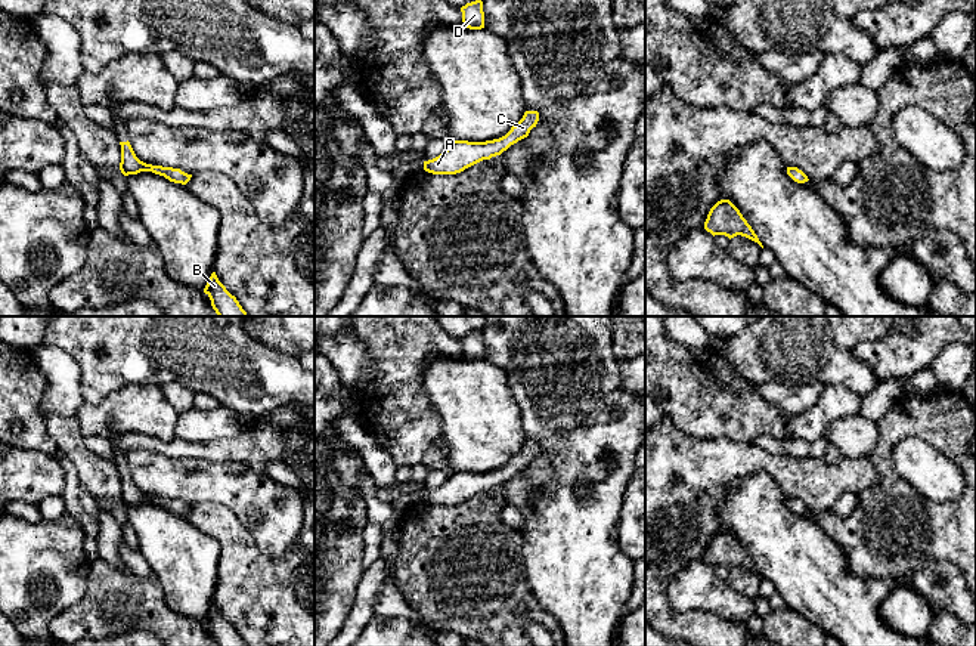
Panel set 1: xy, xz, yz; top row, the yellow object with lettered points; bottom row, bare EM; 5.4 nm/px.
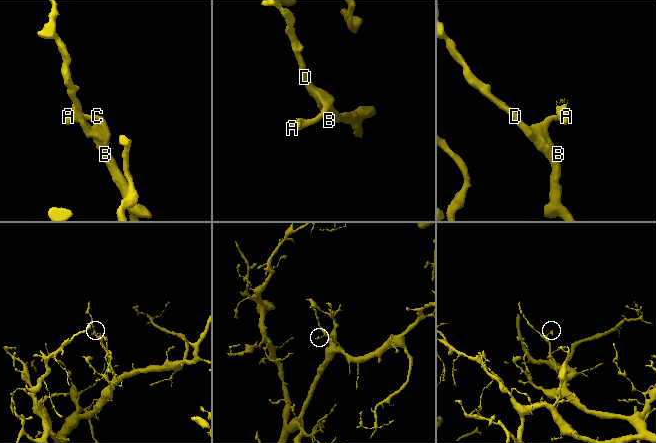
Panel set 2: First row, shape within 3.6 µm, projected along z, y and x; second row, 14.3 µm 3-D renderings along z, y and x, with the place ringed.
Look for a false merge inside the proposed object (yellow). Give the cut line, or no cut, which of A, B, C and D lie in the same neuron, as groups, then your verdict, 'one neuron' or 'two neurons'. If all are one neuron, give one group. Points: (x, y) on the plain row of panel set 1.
cut none; groups A B C D; one neuron

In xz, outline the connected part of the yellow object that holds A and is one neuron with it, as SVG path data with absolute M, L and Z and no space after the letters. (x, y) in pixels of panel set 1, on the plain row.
M526 442L523 449L511 461L493 472L468 473L453 472L439 488L424 492L424 501L433 506L456 506L465 500L492 488L501 486L511 476L529 467L539 452L537 442Z

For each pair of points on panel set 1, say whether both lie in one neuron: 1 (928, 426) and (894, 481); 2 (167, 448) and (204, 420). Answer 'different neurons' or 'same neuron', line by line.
1: same neuron
2: different neurons

